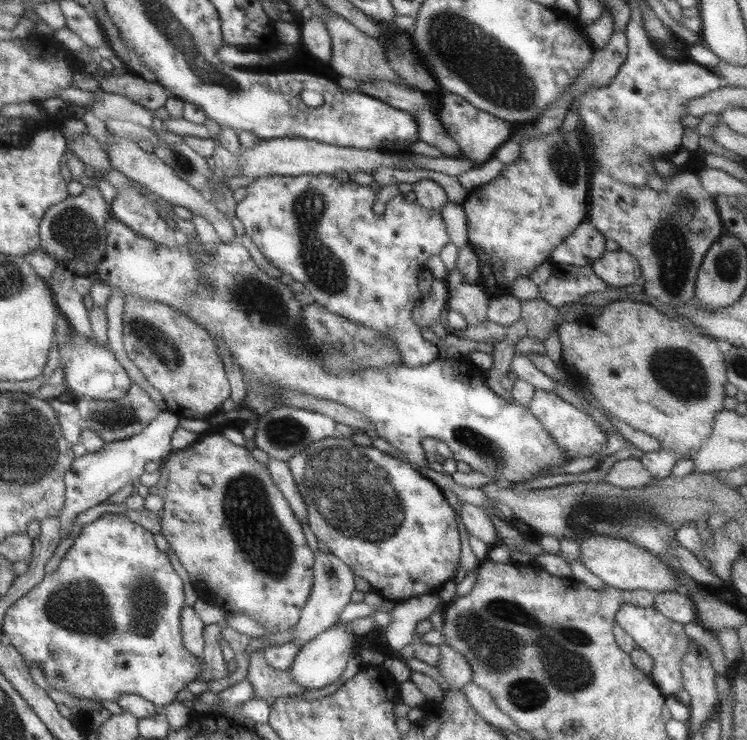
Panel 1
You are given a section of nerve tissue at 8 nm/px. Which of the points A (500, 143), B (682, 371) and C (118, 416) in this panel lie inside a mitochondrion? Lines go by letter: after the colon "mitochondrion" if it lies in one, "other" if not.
A: other
B: mitochondrion
C: mitochondrion

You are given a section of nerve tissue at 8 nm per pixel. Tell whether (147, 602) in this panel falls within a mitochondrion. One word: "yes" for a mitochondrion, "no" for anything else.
yes

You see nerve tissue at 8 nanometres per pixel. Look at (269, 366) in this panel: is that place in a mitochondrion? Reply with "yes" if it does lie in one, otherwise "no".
no

